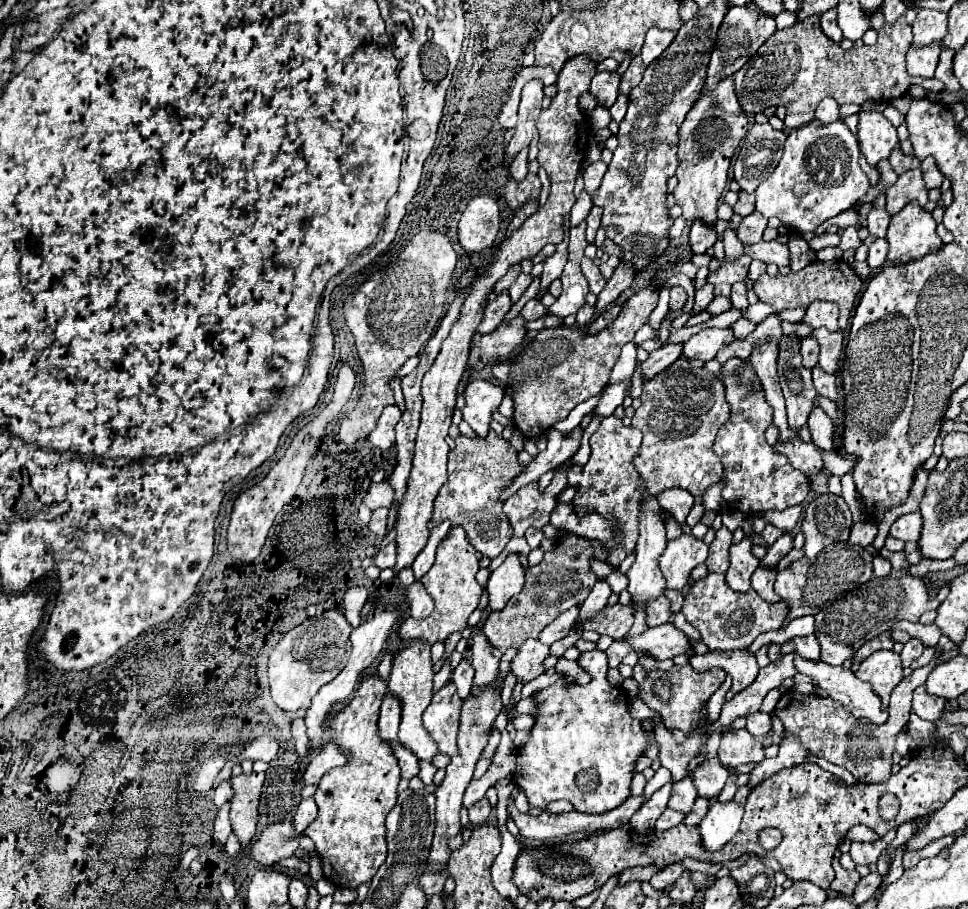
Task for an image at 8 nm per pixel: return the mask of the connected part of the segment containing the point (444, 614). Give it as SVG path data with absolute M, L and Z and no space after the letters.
M454 527L448 537L438 545L436 549L436 561L431 569L424 575L424 583L428 583L428 593L434 597L434 611L428 619L416 621L416 619L404 619L398 627L398 635L404 641L410 639L422 639L428 643L446 641L450 633L462 633L466 627L468 617L480 603L482 587L476 583L476 573L480 569L482 555L468 543L466 533L460 527Z

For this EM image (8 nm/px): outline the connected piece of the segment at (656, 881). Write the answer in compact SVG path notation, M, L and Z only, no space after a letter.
M680 863L668 865L668 867L664 867L664 869L660 869L660 871L656 871L656 873L652 875L650 885L652 885L654 889L666 889L666 887L670 887L684 871L686 871L686 867L680 865Z

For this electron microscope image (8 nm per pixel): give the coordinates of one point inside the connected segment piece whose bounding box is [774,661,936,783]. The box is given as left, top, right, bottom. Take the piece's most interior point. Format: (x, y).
(828, 729)

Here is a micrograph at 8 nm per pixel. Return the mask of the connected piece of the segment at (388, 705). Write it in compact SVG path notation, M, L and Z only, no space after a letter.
M386 695L380 709L380 737L386 741L398 741L398 725L400 725L400 699L392 699Z

